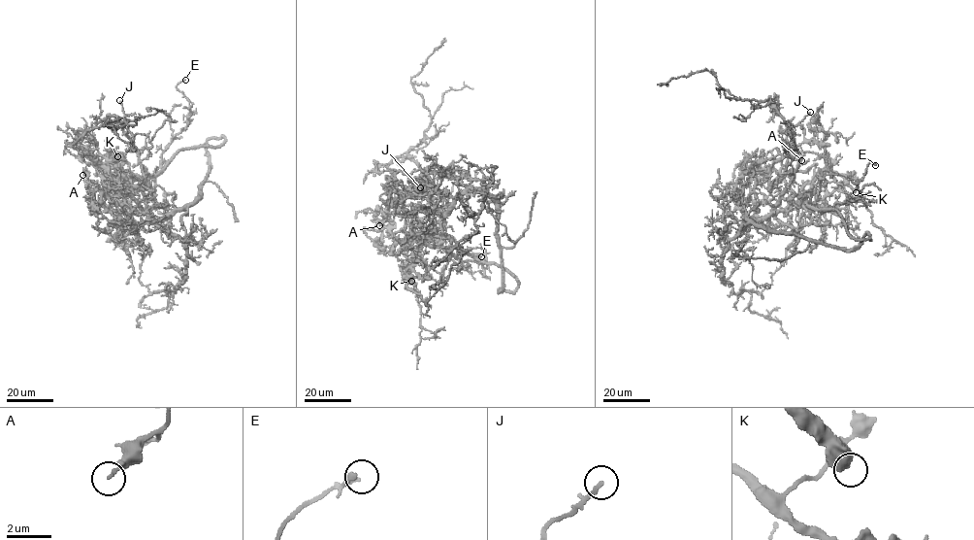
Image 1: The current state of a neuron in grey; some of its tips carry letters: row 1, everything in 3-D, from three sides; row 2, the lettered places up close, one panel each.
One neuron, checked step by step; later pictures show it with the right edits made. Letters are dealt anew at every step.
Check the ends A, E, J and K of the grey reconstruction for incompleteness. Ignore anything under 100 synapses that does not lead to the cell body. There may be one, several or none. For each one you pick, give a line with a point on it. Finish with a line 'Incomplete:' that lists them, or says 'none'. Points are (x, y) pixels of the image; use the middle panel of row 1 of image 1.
Incomplete: none

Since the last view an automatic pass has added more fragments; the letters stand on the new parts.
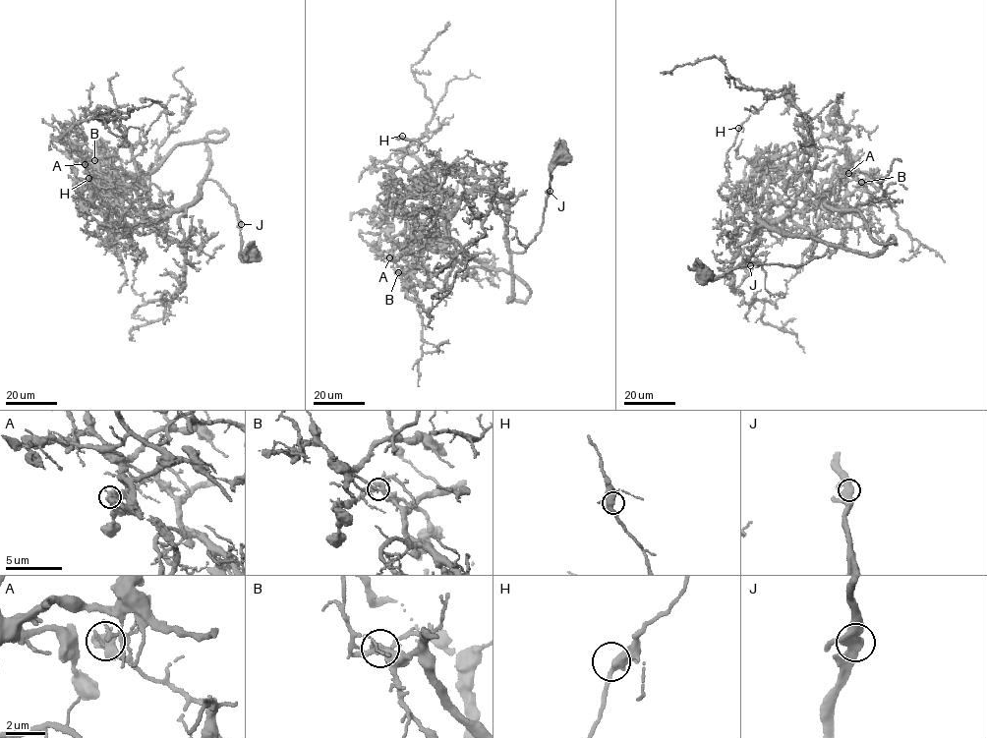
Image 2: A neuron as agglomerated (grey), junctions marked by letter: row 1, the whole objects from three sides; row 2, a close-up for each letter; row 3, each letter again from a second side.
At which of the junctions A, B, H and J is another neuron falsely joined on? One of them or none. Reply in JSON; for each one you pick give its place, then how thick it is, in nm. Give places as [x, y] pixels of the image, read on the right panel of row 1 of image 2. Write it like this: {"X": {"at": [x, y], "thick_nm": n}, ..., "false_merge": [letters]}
{"false_merge": []}

